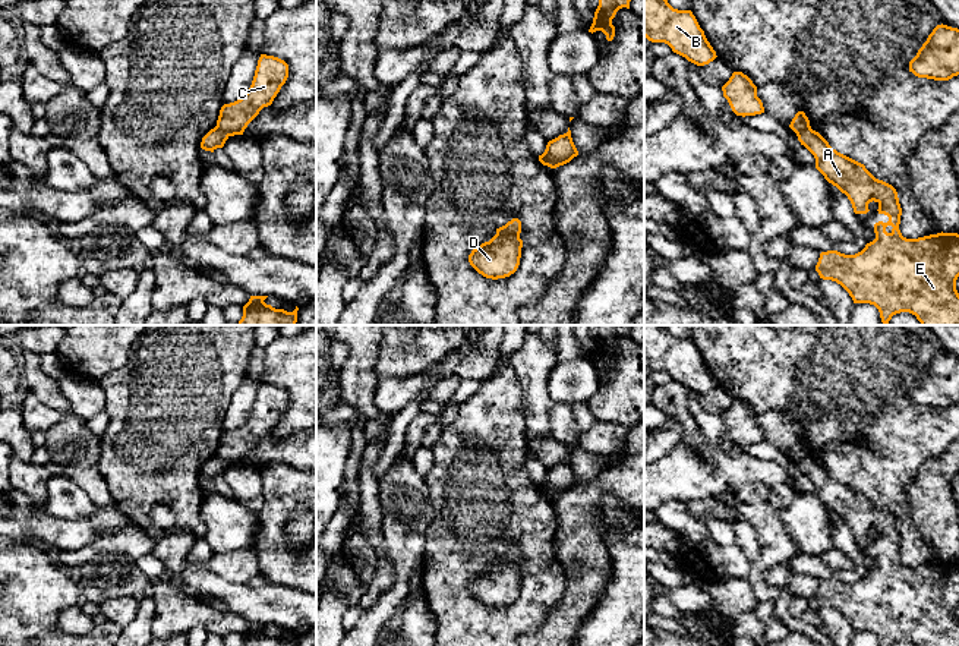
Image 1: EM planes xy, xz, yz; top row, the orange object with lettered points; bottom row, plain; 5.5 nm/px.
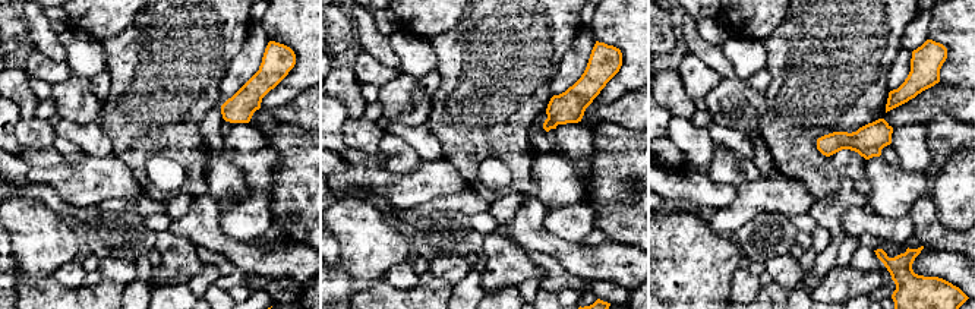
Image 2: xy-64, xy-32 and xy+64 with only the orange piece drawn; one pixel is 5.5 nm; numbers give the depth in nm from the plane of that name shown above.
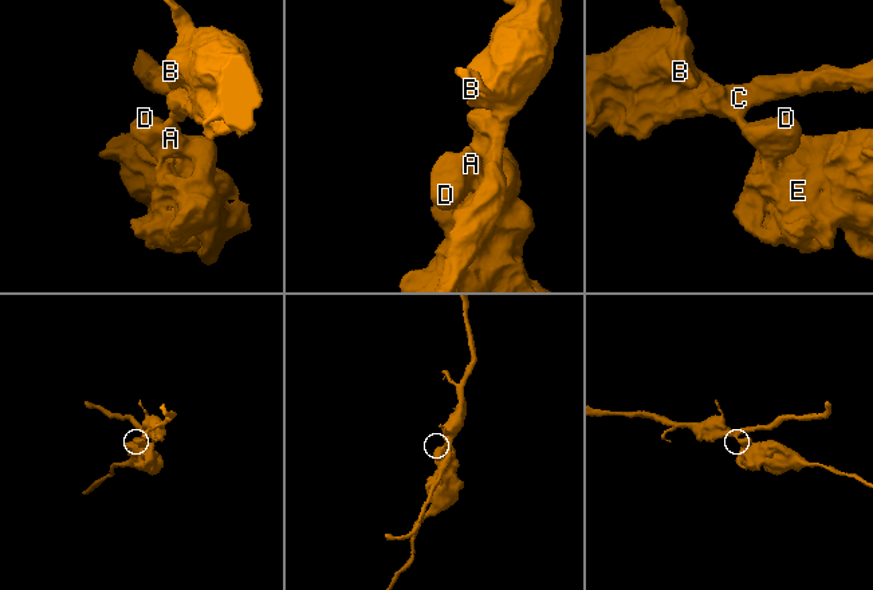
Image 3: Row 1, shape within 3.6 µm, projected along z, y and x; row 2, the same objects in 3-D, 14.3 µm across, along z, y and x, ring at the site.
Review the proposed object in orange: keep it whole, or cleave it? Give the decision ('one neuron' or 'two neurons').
two neurons

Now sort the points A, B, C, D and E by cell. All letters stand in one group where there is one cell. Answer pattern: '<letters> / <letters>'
A D E / B C

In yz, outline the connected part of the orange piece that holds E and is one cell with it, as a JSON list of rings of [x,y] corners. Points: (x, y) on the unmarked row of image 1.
[[[805,457],[798,464],[816,486],[816,497],[824,507],[848,524],[855,542],[867,542],[868,532],[878,532],[878,542],[889,545],[887,551],[874,552],[876,567],[855,583],[837,579],[821,580],[816,599],[820,606],[840,612],[854,631],[874,633],[880,646],[892,646],[900,640],[909,640],[917,646],[959,646],[959,563],[937,561],[918,567],[906,567],[899,558],[902,536],[896,517],[876,507],[864,492],[837,480],[816,458]]]

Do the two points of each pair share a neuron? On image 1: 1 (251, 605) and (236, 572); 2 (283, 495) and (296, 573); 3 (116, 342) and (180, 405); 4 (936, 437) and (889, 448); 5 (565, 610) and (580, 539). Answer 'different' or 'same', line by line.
1: different
2: same
3: different
4: same
5: same

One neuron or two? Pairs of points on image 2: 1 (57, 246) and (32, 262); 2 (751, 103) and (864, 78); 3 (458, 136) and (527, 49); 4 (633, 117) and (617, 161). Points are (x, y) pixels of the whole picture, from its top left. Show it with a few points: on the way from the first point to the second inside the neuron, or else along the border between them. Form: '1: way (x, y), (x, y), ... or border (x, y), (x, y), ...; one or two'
1: way (51, 246), (38, 257); one
2: border (764, 94), (766, 113), (756, 131); two
3: way (476, 114), (514, 71); one
4: border (599, 122), (615, 122), (633, 131); two

